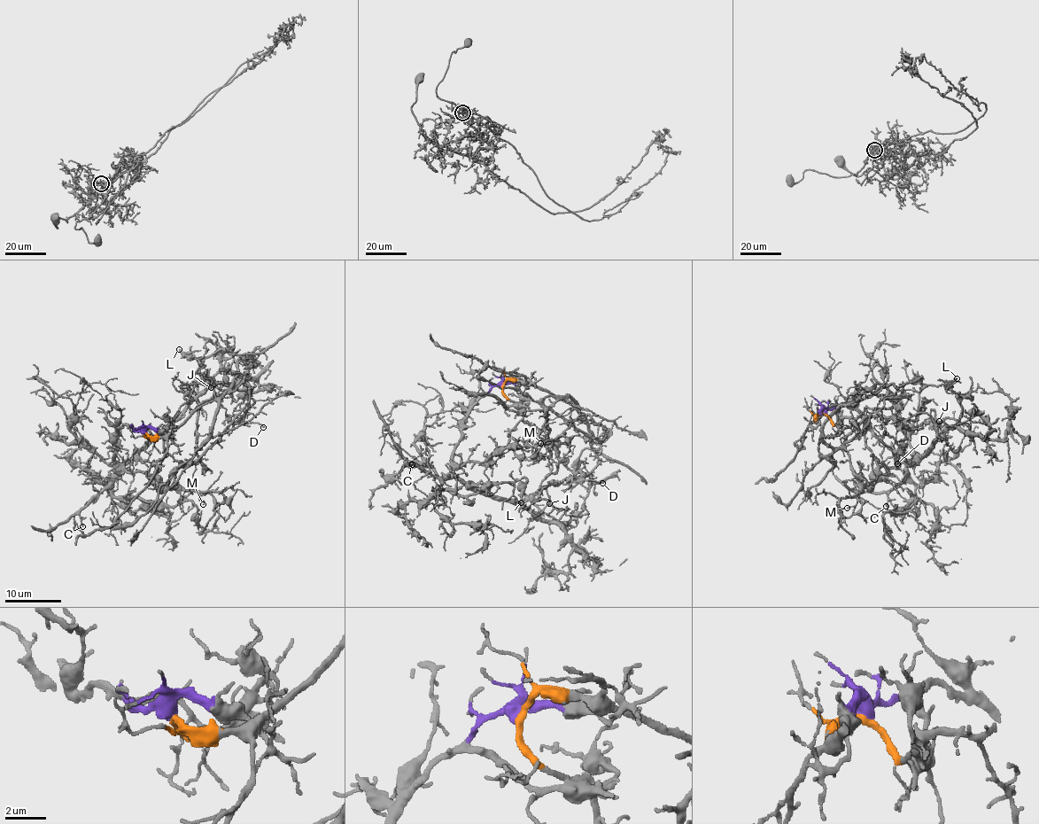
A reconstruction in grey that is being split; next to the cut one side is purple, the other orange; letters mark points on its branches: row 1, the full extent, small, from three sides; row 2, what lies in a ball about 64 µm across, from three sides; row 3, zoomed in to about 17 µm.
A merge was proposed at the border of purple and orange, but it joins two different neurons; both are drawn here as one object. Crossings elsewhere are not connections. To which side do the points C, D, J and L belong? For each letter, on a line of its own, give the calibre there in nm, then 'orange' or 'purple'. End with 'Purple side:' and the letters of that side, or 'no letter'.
C: 140 nm | purple
D: 110 nm | orange
J: 110 nm | purple
L: 160 nm | purple
Purple side: C, J, L

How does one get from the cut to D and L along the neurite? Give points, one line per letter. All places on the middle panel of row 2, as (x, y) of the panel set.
D: (502, 385), (525, 380), (574, 402), (550, 395), (544, 403), (599, 440), (599, 462), (584, 480), (602, 483)
L: (502, 385), (468, 413), (452, 471), (505, 497), (531, 515), (529, 519), (538, 513), (530, 500), (521, 503)

